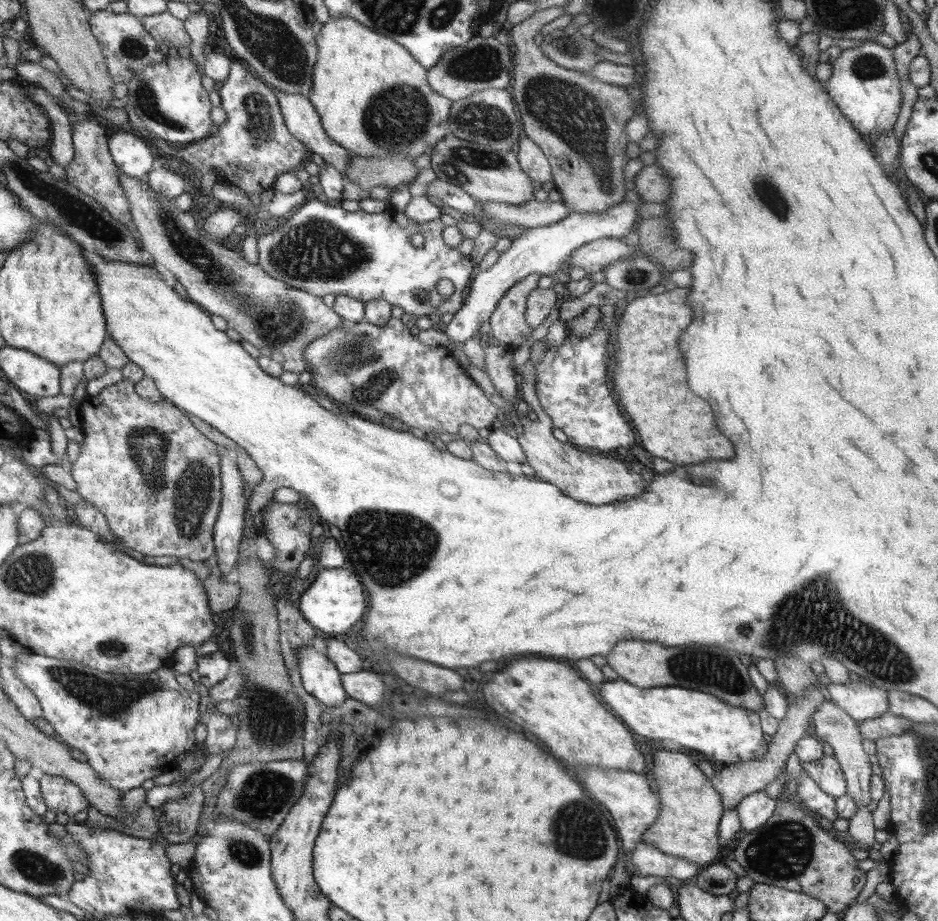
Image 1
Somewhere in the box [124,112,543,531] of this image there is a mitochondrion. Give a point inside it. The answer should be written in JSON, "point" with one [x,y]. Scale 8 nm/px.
{"point":[277,325]}

